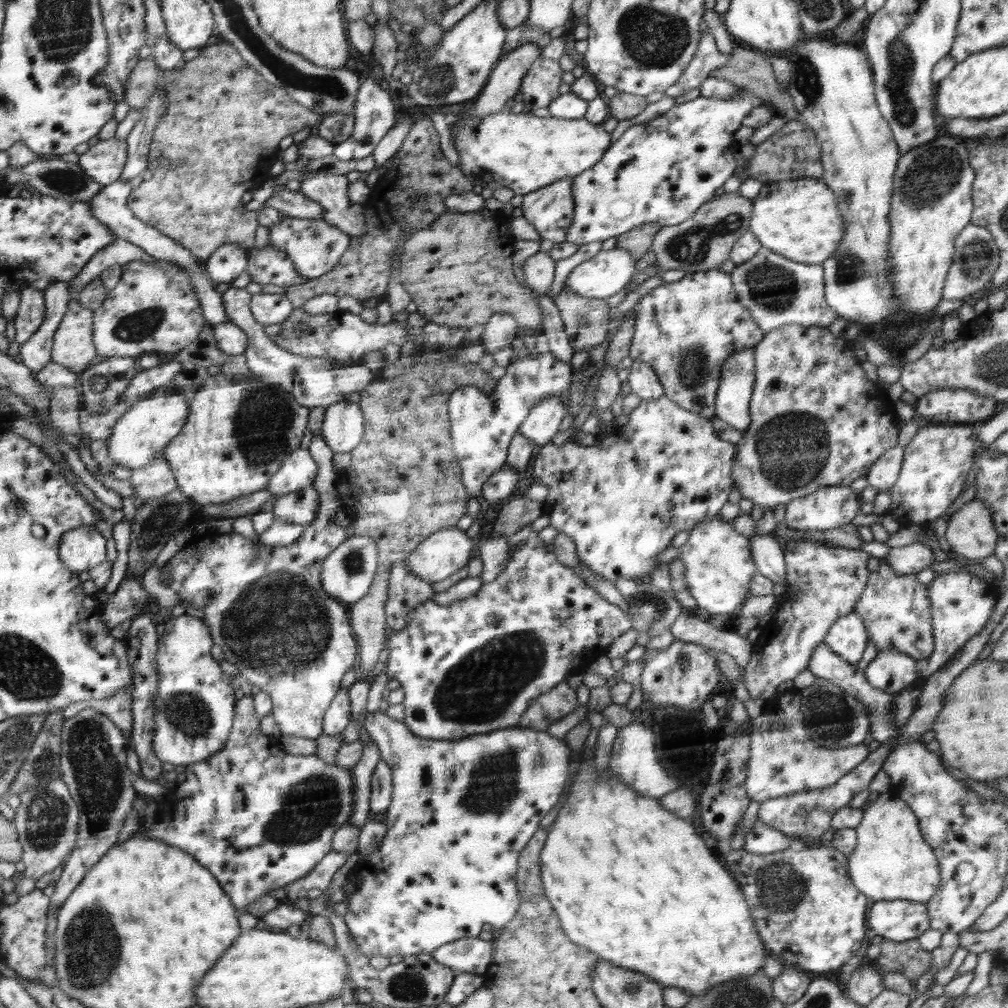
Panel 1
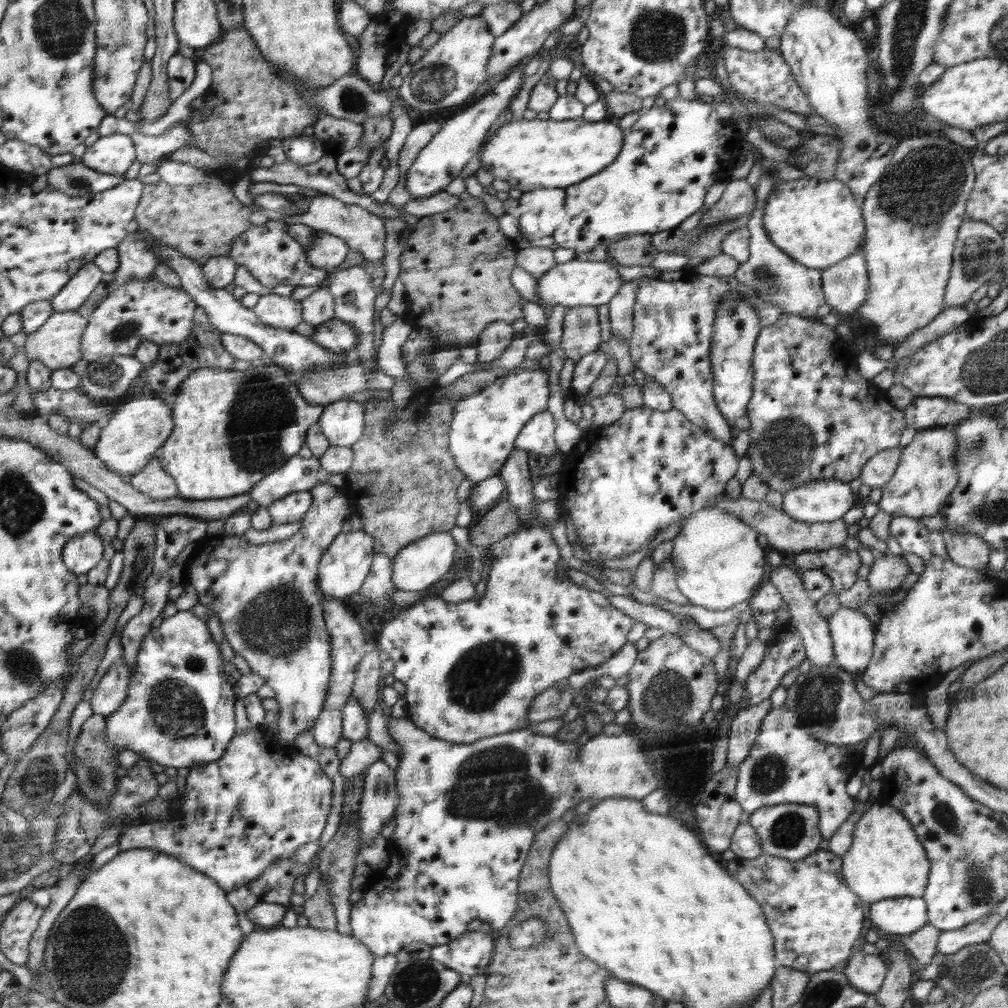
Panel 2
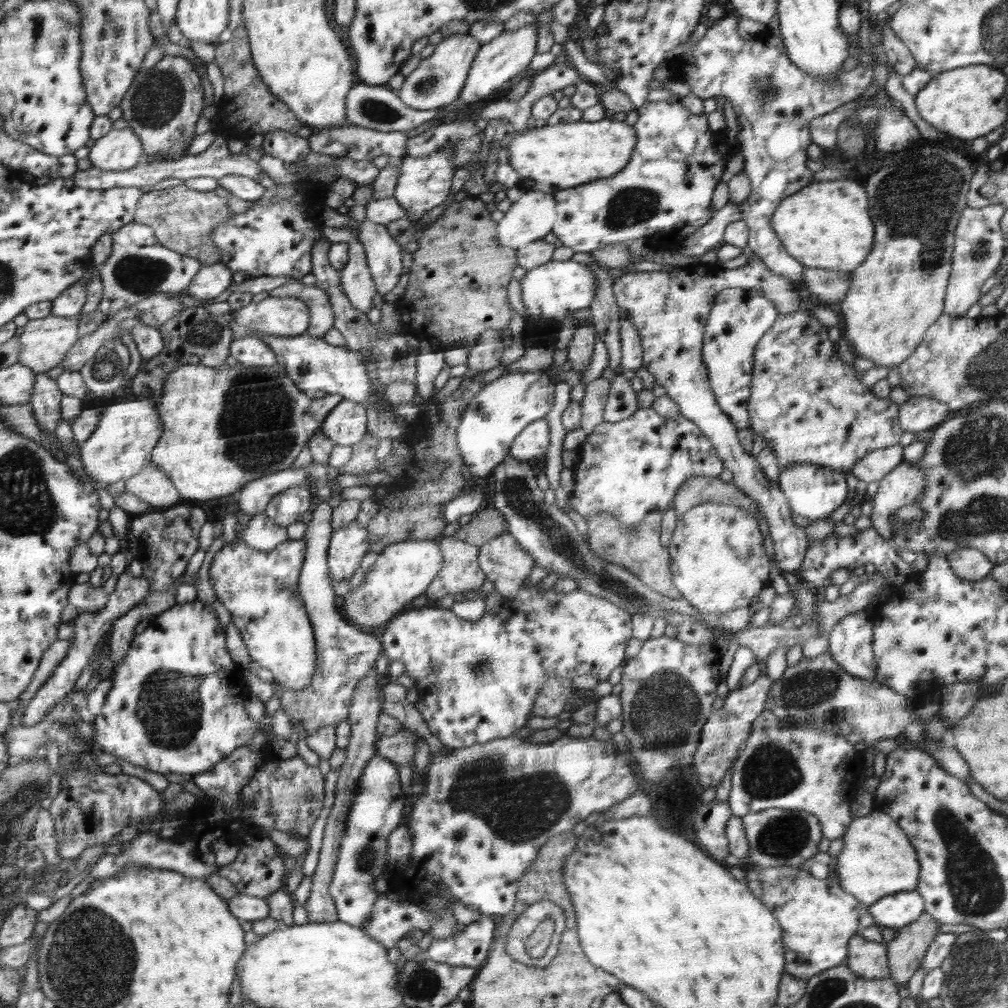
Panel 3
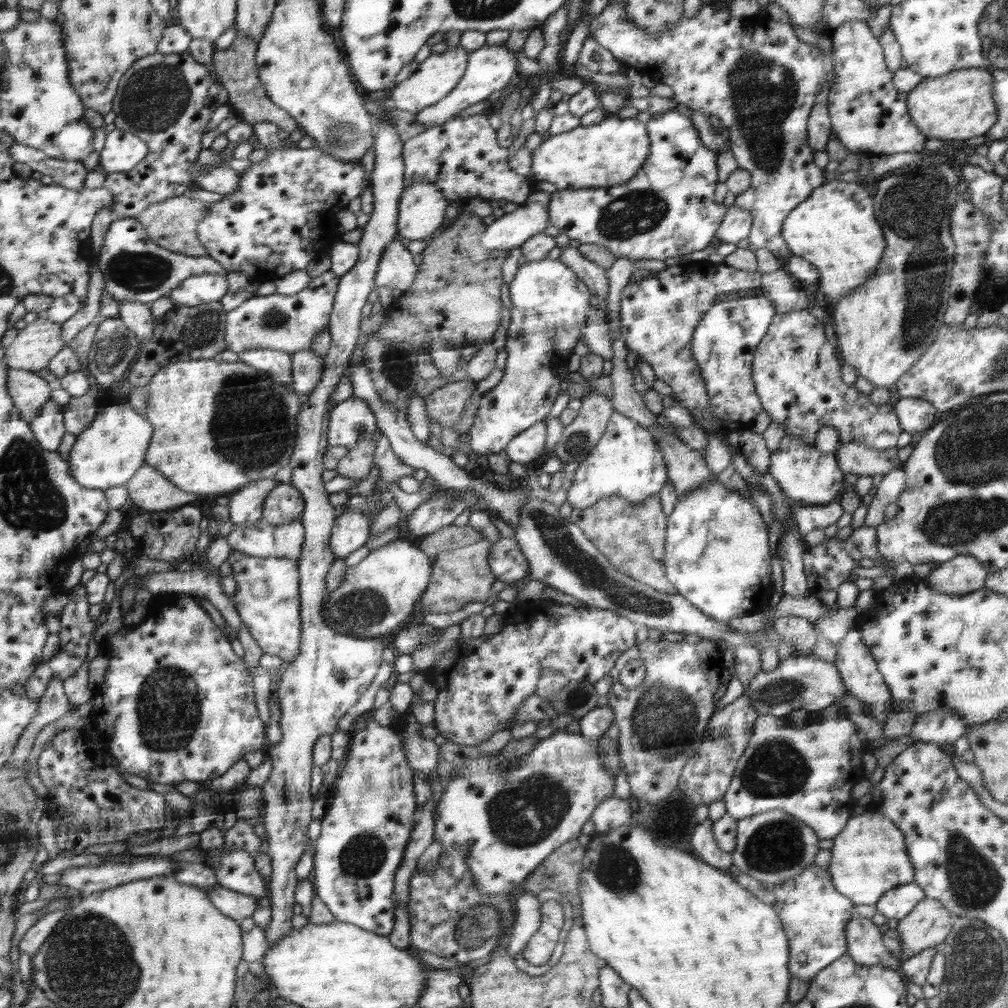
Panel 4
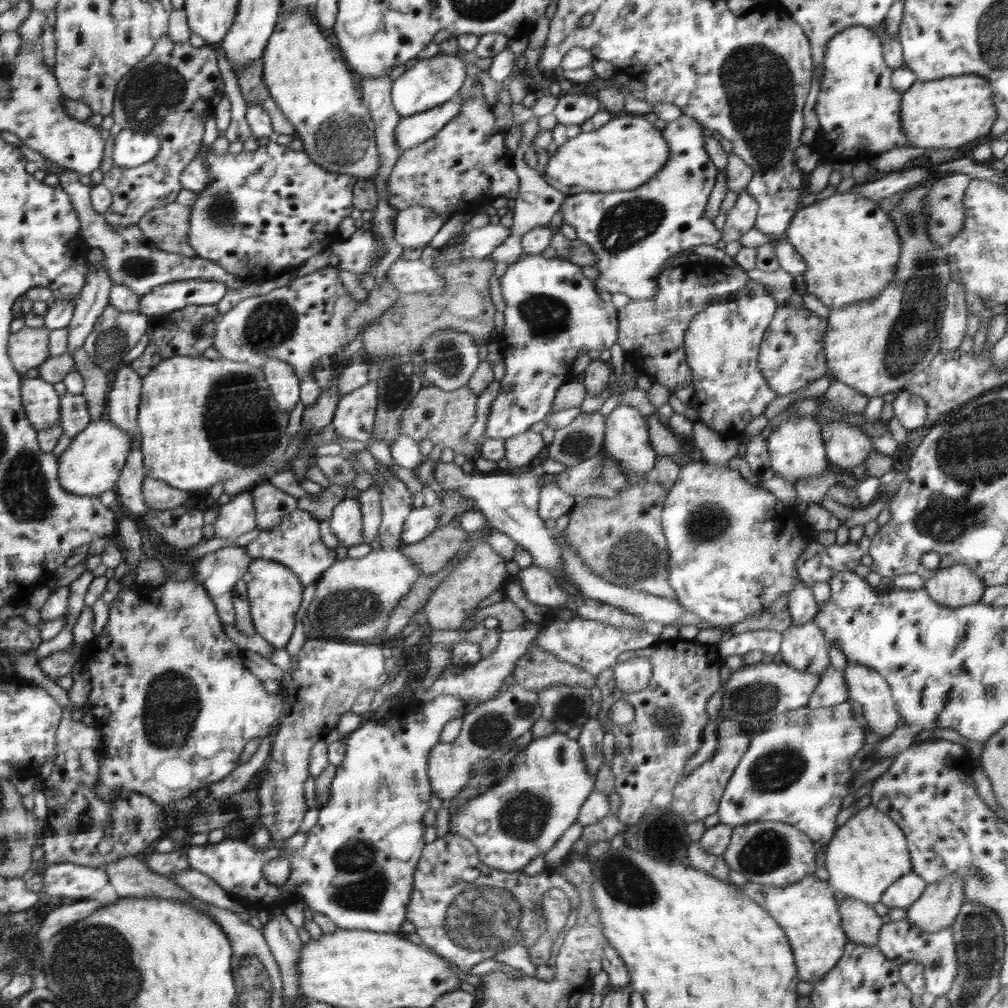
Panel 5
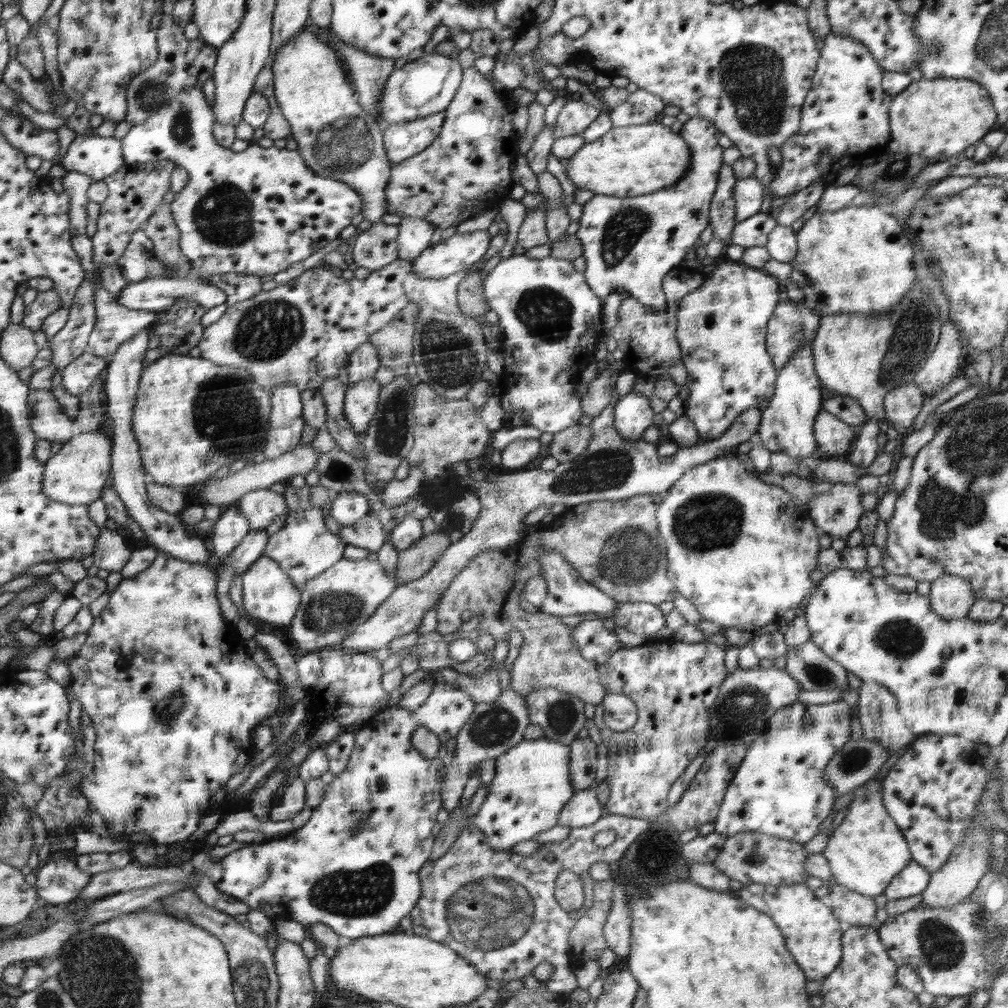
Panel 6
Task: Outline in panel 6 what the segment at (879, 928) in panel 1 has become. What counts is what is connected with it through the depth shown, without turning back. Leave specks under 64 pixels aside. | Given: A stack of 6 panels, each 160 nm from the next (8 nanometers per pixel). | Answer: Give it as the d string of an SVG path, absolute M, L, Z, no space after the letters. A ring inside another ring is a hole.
M911 860L897 876L894 876L883 894L888 901L922 894L930 878L931 873L926 868L920 866L915 860Z

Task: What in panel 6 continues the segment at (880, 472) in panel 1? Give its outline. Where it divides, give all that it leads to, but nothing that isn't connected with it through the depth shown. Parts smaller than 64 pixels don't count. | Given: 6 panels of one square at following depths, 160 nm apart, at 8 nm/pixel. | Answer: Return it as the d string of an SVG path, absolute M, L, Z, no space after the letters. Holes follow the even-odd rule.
M821 411L816 416L813 430L817 455L823 459L848 457L848 449L853 447L852 442L857 439L852 425L826 411Z

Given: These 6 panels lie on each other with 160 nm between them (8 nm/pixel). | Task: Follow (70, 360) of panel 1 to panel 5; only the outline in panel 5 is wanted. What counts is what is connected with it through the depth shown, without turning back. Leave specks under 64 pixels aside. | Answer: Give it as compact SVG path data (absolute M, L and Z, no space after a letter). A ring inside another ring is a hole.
M23 327L18 332L9 336L9 356L12 358L13 367L22 376L40 367L50 355L50 330L46 327Z

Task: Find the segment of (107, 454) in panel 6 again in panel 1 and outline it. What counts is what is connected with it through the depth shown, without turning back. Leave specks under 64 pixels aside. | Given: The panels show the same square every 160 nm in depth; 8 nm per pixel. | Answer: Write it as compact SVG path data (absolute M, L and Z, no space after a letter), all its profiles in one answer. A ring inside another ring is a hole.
M175 390L172 394L156 394L136 402L116 422L108 440L108 466L126 466L130 470L145 468L158 452L164 451L184 430L189 417L189 401Z

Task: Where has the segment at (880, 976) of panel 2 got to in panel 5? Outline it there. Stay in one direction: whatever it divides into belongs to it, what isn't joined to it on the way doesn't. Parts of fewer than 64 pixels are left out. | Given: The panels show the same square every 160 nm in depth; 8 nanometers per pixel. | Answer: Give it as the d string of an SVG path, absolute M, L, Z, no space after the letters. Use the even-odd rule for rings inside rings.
M846 897L841 904L838 904L838 914L841 915L841 926L847 941L854 941L864 947L878 946L883 923L874 906Z

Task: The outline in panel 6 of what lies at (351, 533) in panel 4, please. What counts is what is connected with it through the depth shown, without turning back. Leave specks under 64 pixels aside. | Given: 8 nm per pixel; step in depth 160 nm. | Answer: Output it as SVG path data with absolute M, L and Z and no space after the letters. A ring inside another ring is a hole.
M342 492L334 495L328 511L340 526L348 529L350 525L372 513L372 506L368 497L360 492Z

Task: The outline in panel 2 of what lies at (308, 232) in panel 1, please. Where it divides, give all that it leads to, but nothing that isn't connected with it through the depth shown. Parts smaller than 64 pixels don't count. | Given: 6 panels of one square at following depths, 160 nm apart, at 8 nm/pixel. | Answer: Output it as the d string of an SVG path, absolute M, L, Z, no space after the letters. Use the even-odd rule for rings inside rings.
M315 230L306 255L314 267L331 271L342 264L349 250L349 244L340 237L323 230Z

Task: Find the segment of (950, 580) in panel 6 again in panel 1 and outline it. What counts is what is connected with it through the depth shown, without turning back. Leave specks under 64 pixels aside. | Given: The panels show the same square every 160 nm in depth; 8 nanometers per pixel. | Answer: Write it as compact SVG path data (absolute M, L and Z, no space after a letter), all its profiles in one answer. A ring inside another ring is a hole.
M973 499L956 511L948 522L944 538L948 541L950 553L958 553L967 559L980 560L994 554L1000 540L989 508Z

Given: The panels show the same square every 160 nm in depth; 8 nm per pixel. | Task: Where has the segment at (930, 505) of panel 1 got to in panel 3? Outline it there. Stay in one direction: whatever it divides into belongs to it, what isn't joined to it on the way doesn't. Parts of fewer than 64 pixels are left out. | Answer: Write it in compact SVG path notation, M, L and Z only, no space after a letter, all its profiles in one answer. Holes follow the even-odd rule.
M930 435L918 436L918 439L913 441L910 446L903 448L902 463L898 464L897 468L894 468L894 470L879 482L877 493L871 499L874 506L870 515L870 522L872 522L873 530L876 530L884 539L890 539L892 537L889 527L889 516L893 515L898 508L917 502L917 498L920 498L923 490L925 490L926 477L922 473L922 470L918 468L918 461L924 457L924 451L926 451L928 441L927 437L930 437Z

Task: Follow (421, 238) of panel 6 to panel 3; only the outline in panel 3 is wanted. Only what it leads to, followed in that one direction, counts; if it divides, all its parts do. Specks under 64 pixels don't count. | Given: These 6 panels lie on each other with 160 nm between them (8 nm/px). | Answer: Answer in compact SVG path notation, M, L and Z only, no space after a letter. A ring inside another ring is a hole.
M446 145L431 155L421 157L406 156L401 160L399 177L392 197L407 210L406 219L412 222L419 221L423 214L446 200L446 196L450 192L452 176L454 176L455 164L449 157L451 152L453 152L453 148Z

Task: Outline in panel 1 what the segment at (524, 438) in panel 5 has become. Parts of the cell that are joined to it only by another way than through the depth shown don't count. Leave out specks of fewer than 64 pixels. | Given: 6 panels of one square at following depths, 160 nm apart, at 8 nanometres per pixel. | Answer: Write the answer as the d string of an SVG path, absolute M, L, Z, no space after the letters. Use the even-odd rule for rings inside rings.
M546 398L532 407L526 420L522 422L518 432L528 438L533 444L546 446L552 441L552 436L558 432L566 411L560 398Z

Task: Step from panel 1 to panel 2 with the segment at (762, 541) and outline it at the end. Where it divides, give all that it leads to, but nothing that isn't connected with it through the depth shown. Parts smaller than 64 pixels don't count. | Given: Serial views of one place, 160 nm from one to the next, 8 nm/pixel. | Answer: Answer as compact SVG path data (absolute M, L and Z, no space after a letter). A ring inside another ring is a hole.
M786 565L778 567L768 566L767 580L769 580L782 595L785 602L789 604L792 619L790 622L797 628L800 638L803 640L804 652L810 665L814 667L826 667L835 662L835 652L831 639L829 621L819 616L816 602L808 598L802 579Z

